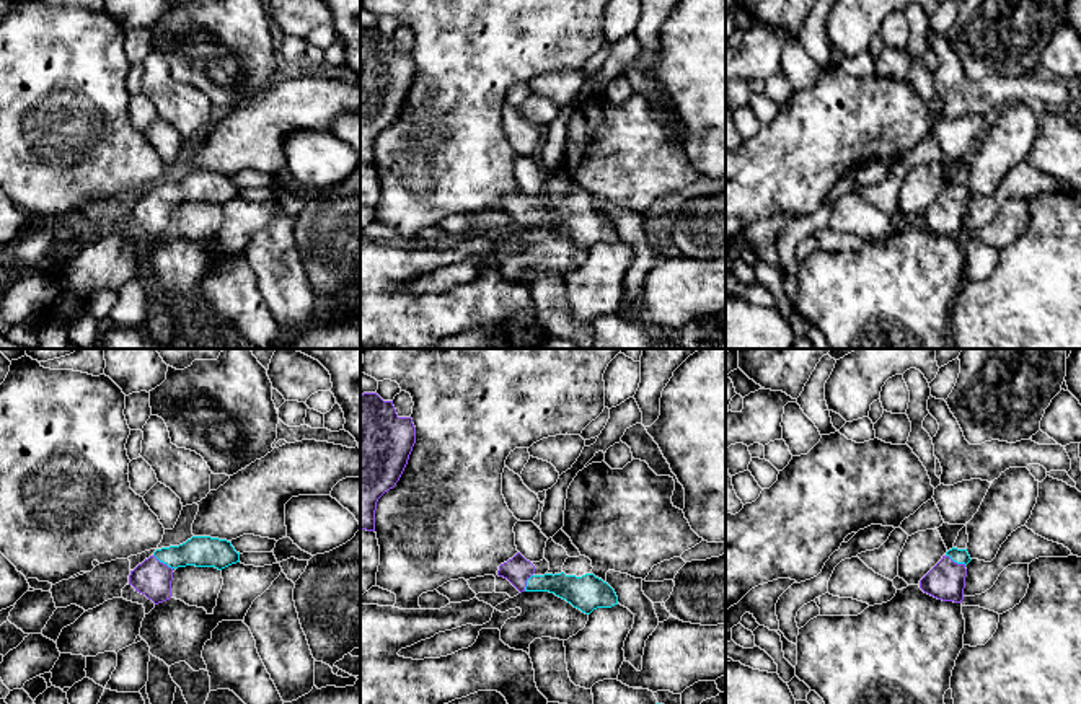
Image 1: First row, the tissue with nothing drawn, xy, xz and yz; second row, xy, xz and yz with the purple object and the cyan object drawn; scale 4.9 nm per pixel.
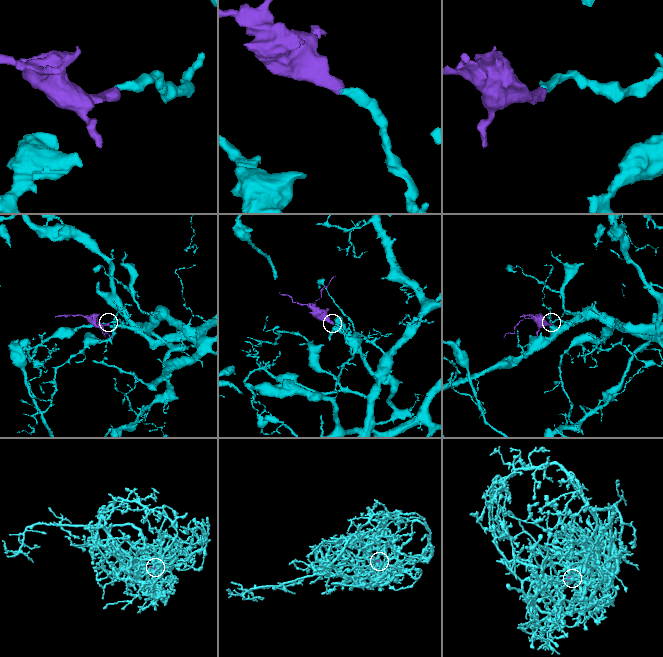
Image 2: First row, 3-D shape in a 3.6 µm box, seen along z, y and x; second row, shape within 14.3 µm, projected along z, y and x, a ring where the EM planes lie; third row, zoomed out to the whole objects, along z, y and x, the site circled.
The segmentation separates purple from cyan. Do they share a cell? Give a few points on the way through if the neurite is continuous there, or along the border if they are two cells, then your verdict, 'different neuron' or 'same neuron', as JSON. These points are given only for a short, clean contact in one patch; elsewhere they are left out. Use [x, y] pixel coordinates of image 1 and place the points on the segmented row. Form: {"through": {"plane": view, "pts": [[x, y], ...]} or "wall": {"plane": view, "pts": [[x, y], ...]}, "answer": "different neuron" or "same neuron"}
{"through": {"plane": "yz", "pts": [[946, 580], [956, 563], [961, 556]]}, "answer": "same neuron"}

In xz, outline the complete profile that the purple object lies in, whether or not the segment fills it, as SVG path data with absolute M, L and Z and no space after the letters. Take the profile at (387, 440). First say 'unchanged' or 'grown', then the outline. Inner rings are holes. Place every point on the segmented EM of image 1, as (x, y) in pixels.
unchanged; M377 393L360 394L360 531L375 531L377 502L399 481L414 443L411 417L399 417L393 401L383 401Z

